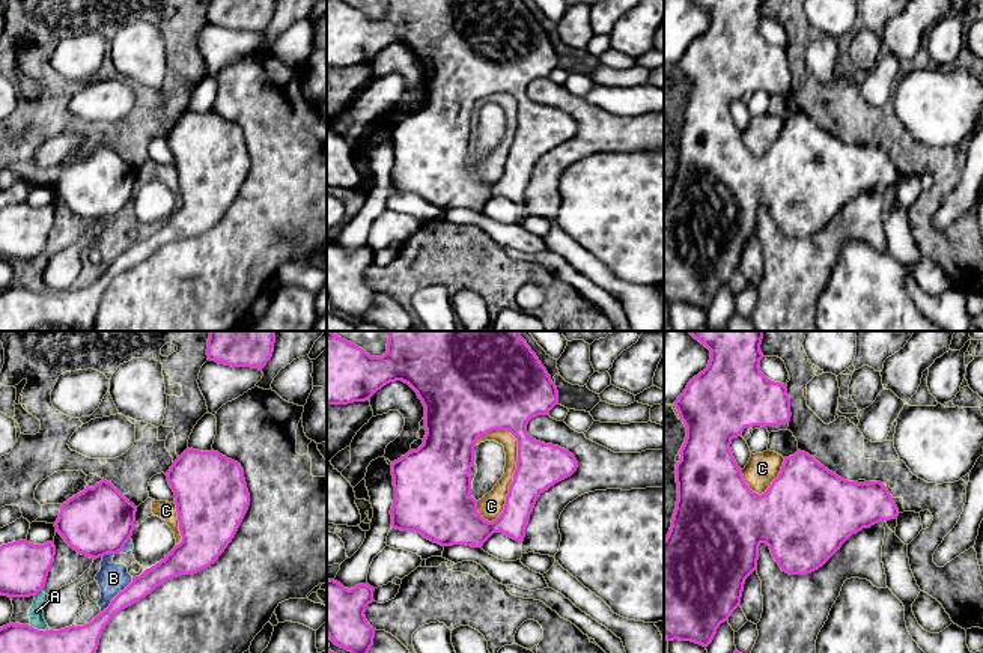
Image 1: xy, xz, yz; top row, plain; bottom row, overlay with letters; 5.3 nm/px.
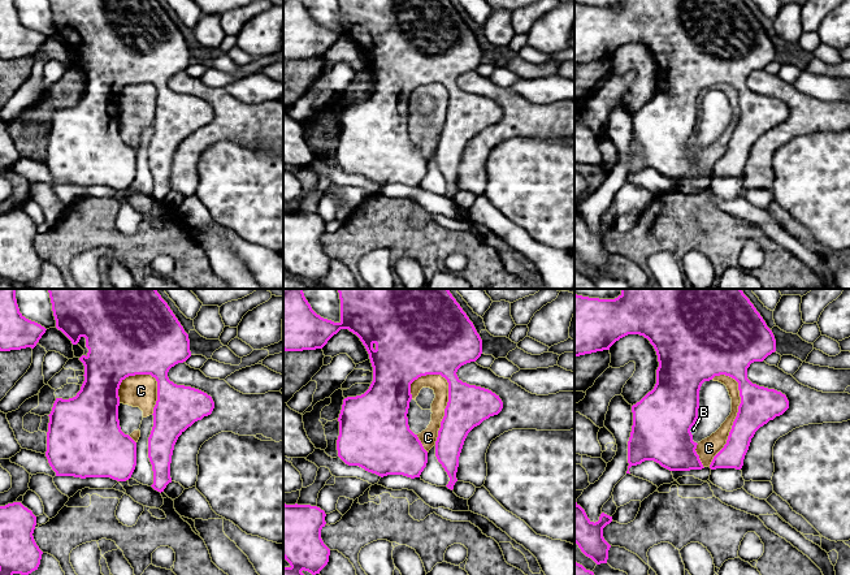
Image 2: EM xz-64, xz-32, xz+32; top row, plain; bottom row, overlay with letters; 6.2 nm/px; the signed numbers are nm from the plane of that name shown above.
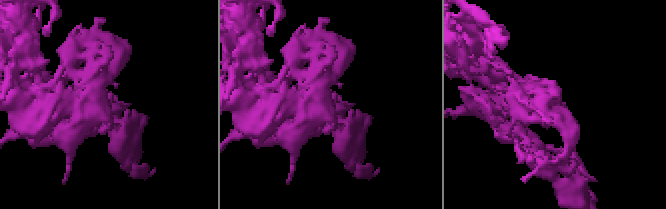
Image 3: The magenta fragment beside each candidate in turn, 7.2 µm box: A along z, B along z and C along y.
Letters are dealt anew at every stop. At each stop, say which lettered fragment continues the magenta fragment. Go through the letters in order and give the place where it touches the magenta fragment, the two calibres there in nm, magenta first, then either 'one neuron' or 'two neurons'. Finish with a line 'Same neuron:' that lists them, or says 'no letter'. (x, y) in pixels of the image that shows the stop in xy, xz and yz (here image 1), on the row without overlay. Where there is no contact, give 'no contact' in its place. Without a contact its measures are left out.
A: xy (41, 294) | 400/80 nm | two neurons
B: xy (116, 259) | 120/160 nm | two neurons
C: xz (514, 140) | 240/140 nm | two neurons
Same neuron: no letter

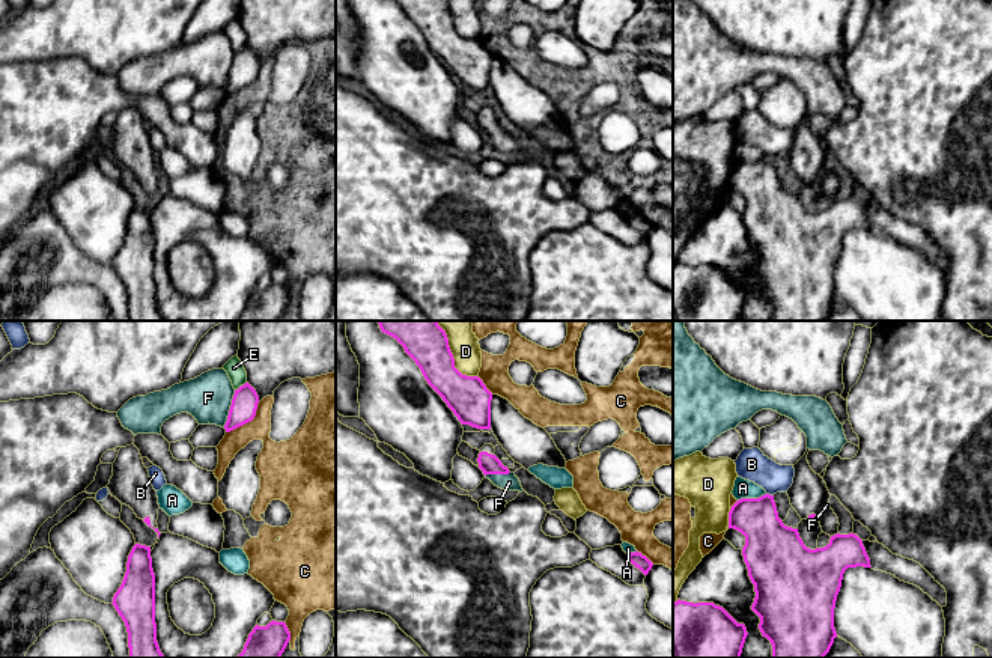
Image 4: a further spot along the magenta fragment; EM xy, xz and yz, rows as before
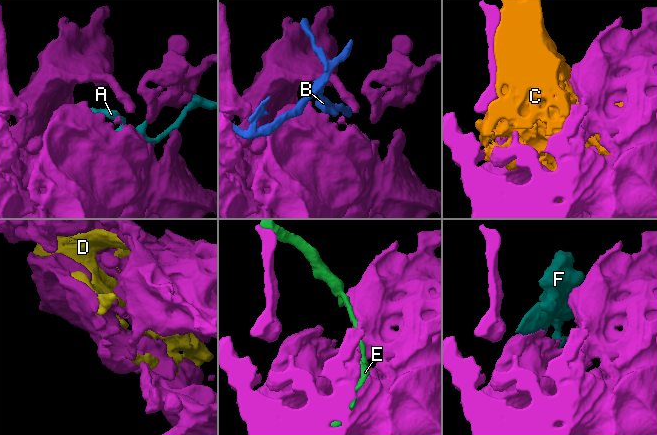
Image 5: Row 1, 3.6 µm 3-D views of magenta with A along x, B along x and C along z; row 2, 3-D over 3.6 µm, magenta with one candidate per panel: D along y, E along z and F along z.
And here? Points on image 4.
A: yz (751, 161) | 260/100 nm | two neurons
B: yz (768, 157) | 240/170 nm | two neurons
C: xy (247, 85) | 140/180 nm | two neurons
D: xz (453, 26) | 220/150 nm | two neurons
E: xy (241, 48) | 140/90 nm | two neurons
F: xy (231, 71) | 140/260 nm | one neuron
Same neuron: F

